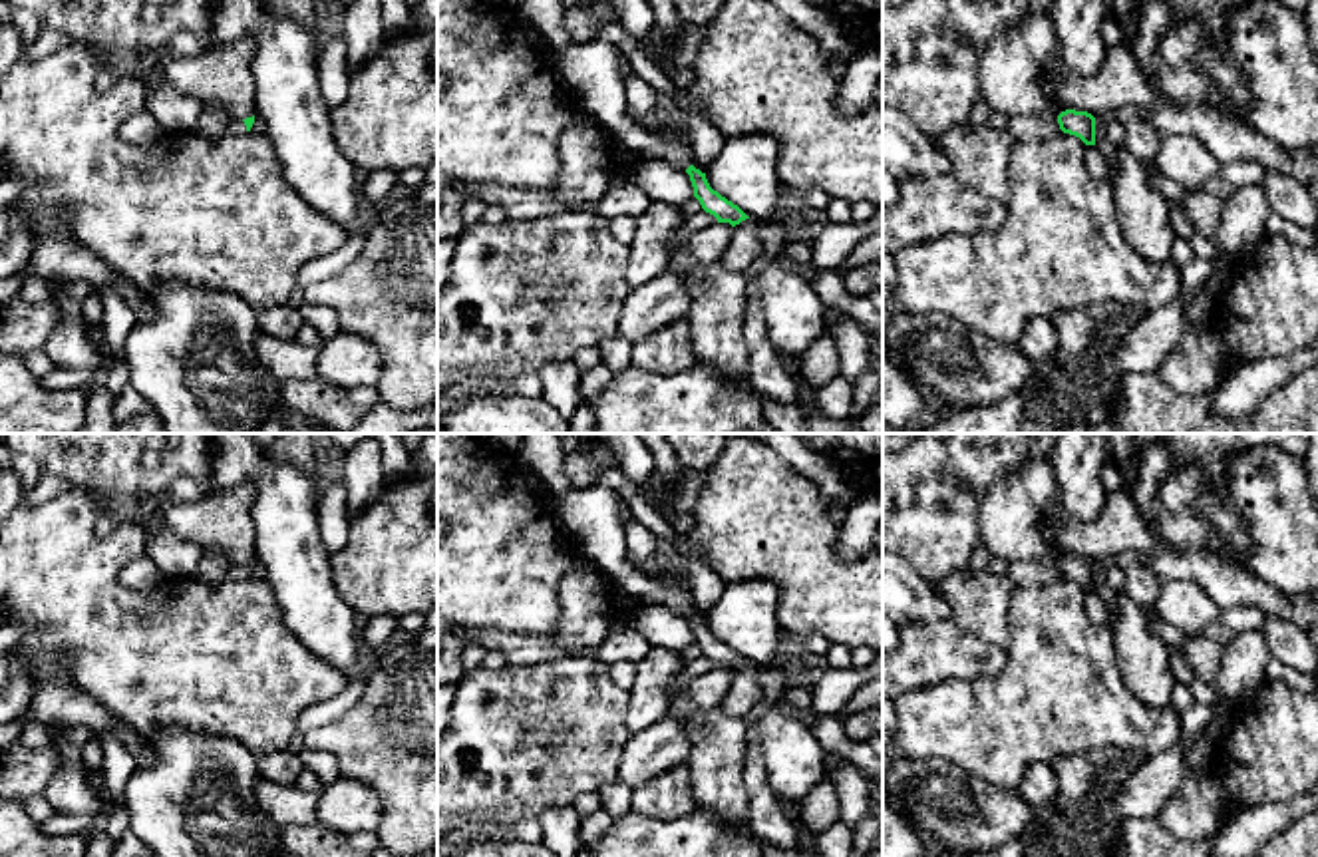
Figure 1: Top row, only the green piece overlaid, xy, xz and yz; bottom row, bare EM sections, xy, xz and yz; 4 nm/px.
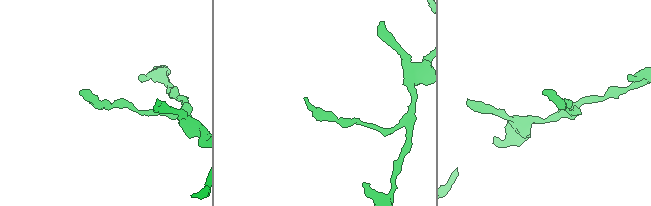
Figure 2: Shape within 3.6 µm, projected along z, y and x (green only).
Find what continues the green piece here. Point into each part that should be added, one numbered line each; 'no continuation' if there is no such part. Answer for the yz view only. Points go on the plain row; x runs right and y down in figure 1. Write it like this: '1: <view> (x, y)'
no continuation

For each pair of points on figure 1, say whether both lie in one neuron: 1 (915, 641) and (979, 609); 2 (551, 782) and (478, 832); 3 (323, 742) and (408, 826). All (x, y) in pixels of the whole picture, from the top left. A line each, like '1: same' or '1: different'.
1: different
2: different
3: same

